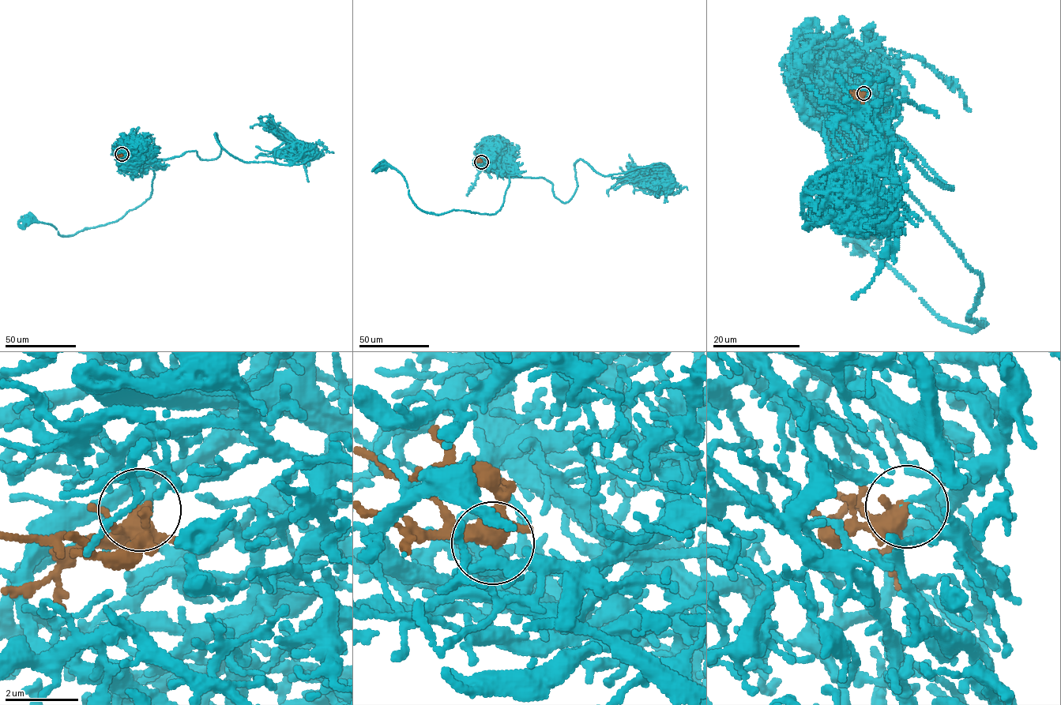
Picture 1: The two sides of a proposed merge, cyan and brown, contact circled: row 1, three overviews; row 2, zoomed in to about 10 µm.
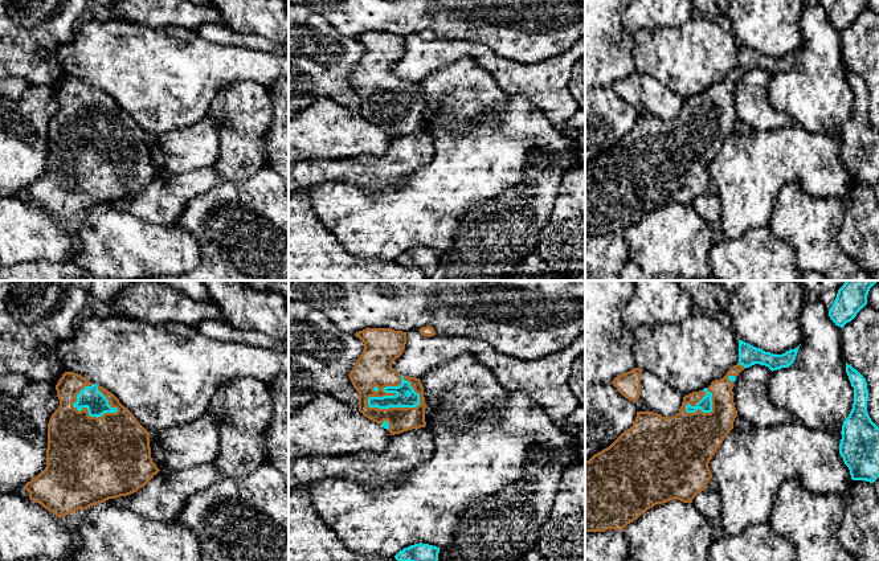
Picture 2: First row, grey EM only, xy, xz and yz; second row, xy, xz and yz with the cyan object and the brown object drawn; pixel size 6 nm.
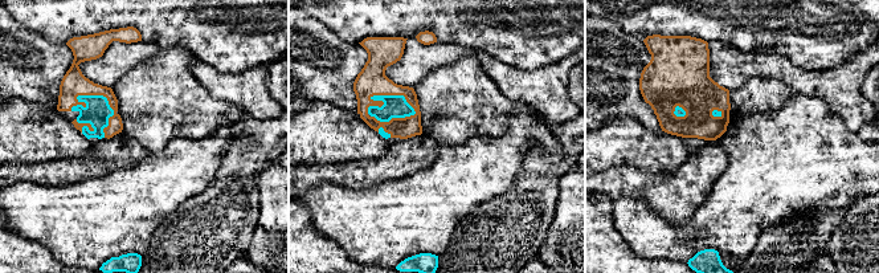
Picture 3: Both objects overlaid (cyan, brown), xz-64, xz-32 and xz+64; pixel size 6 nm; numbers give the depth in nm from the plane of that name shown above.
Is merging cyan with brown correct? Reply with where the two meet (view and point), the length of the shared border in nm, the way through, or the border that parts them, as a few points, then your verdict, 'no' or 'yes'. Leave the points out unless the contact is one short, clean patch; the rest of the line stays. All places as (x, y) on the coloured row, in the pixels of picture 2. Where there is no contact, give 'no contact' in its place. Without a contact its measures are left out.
contact xz (397, 406); length 340 nm; yes

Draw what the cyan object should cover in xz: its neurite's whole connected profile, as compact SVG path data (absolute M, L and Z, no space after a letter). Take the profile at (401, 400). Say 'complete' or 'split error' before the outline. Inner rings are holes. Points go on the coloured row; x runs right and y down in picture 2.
split error; M365 328L355 333L364 343L364 351L349 372L349 380L359 393L359 411L381 425L391 435L425 427L425 397L420 378L402 376L392 368L406 344L406 332L392 328Z

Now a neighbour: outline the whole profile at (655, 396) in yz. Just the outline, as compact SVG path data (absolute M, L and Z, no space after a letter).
M642 370L639 398L635 402L638 411L654 411L662 417L674 417L683 402L680 393L669 386L657 374Z

